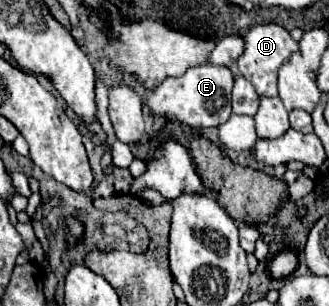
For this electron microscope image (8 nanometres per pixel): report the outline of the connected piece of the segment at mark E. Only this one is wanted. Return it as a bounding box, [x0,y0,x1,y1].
[149,66,233,128]

